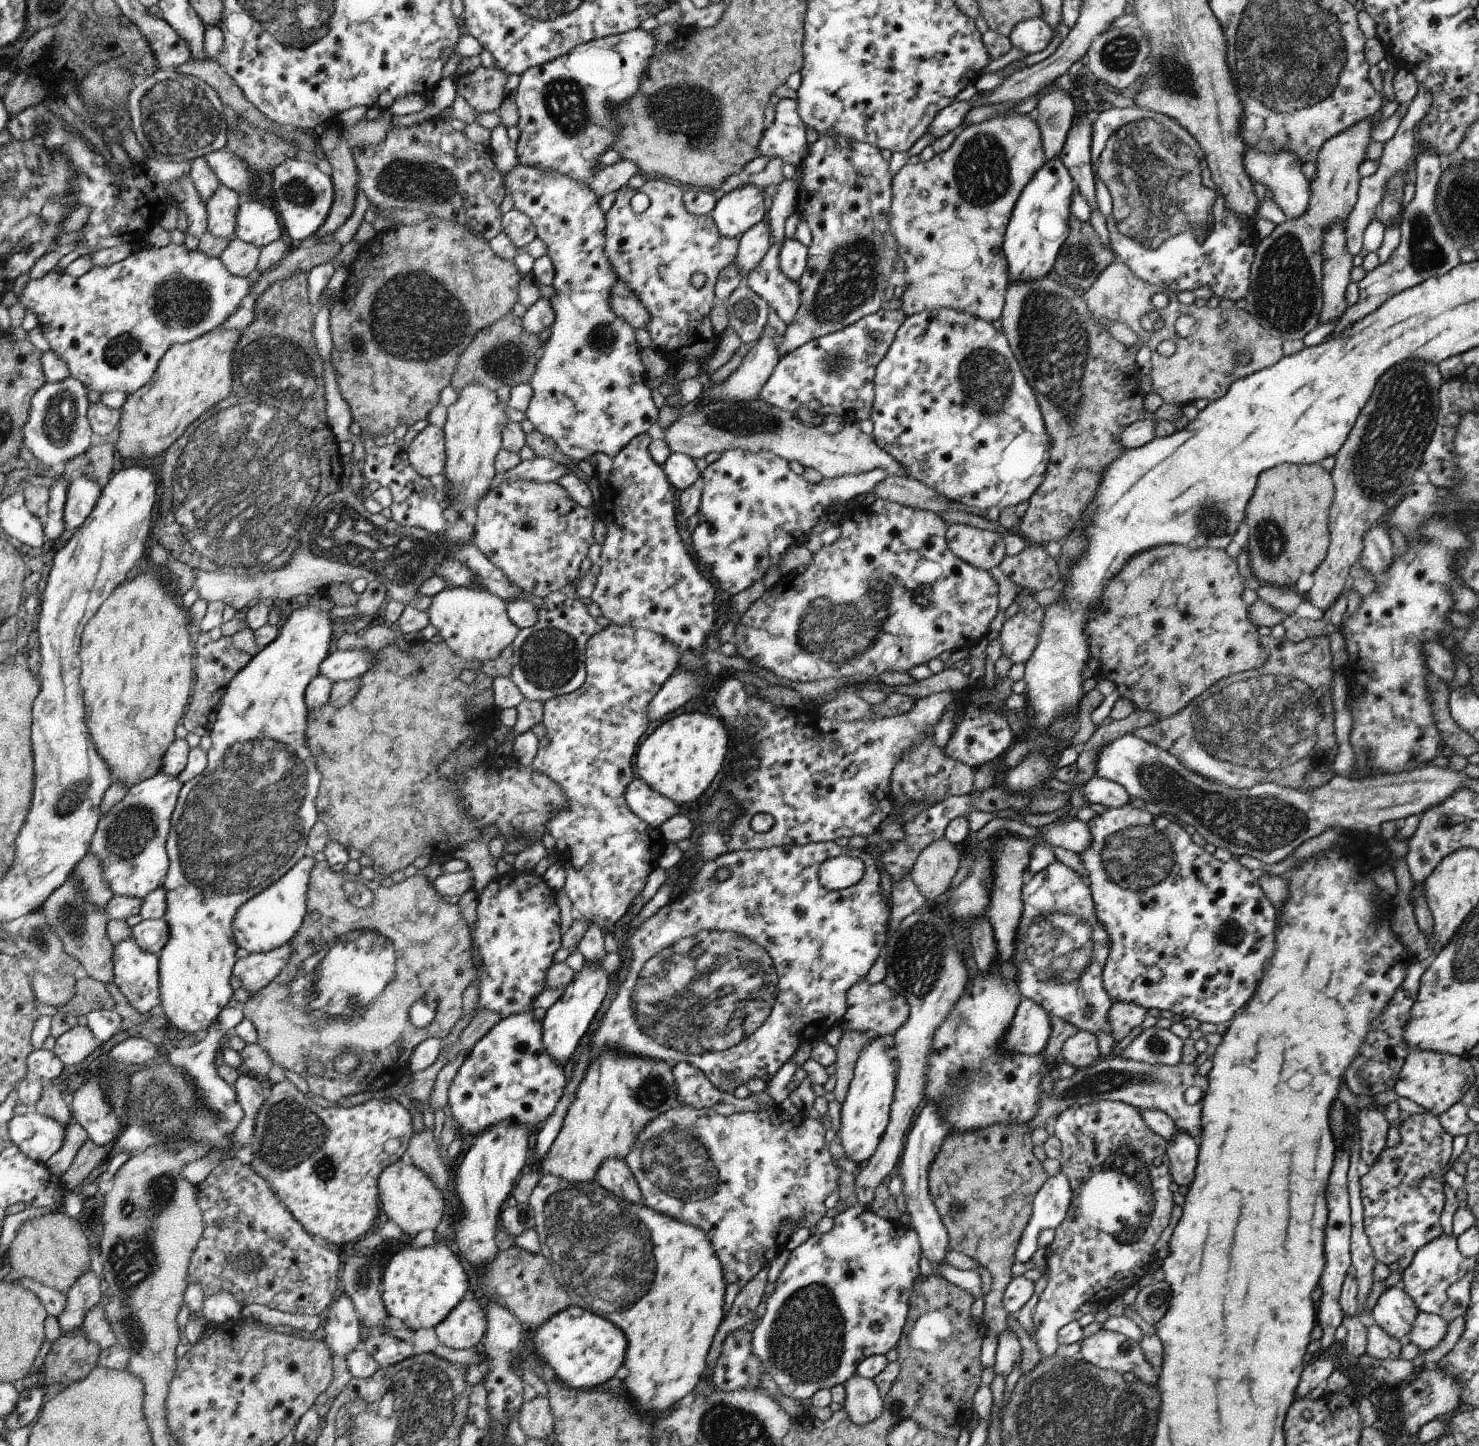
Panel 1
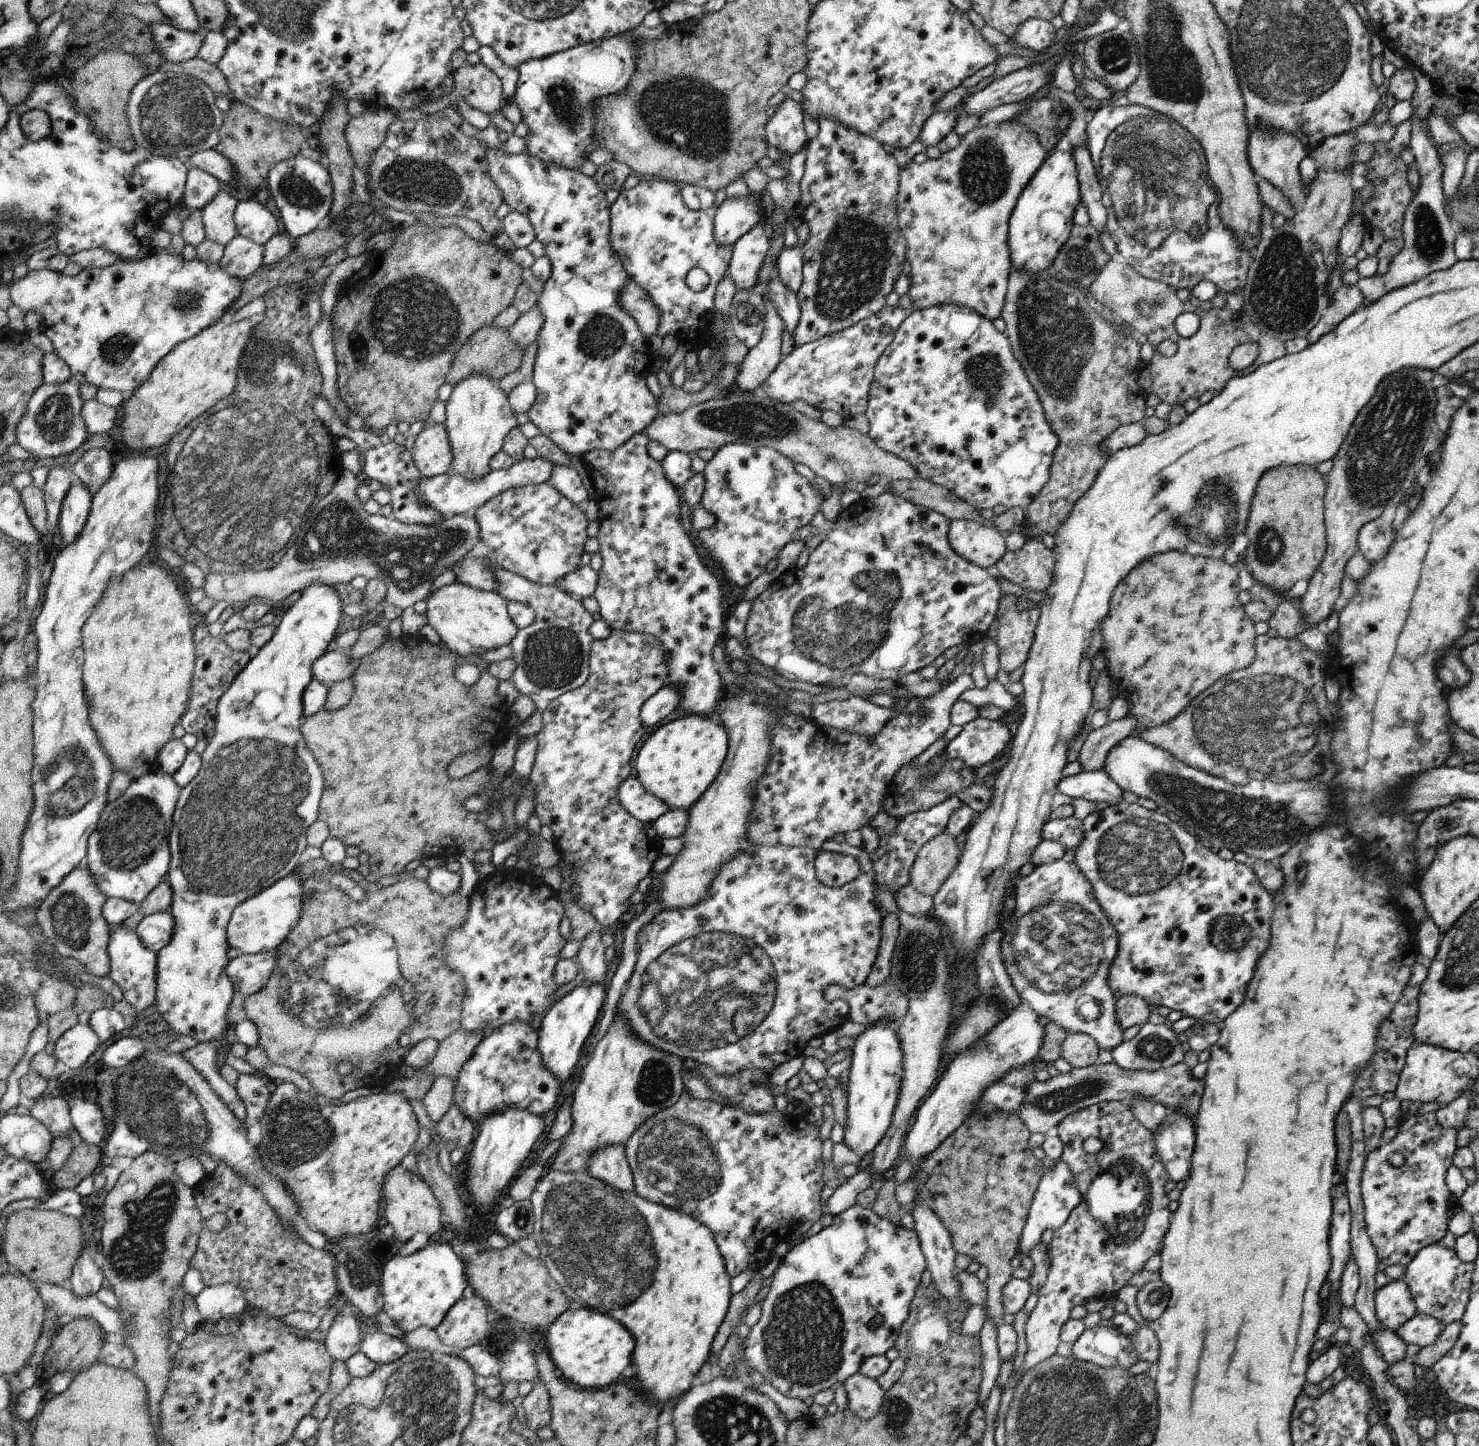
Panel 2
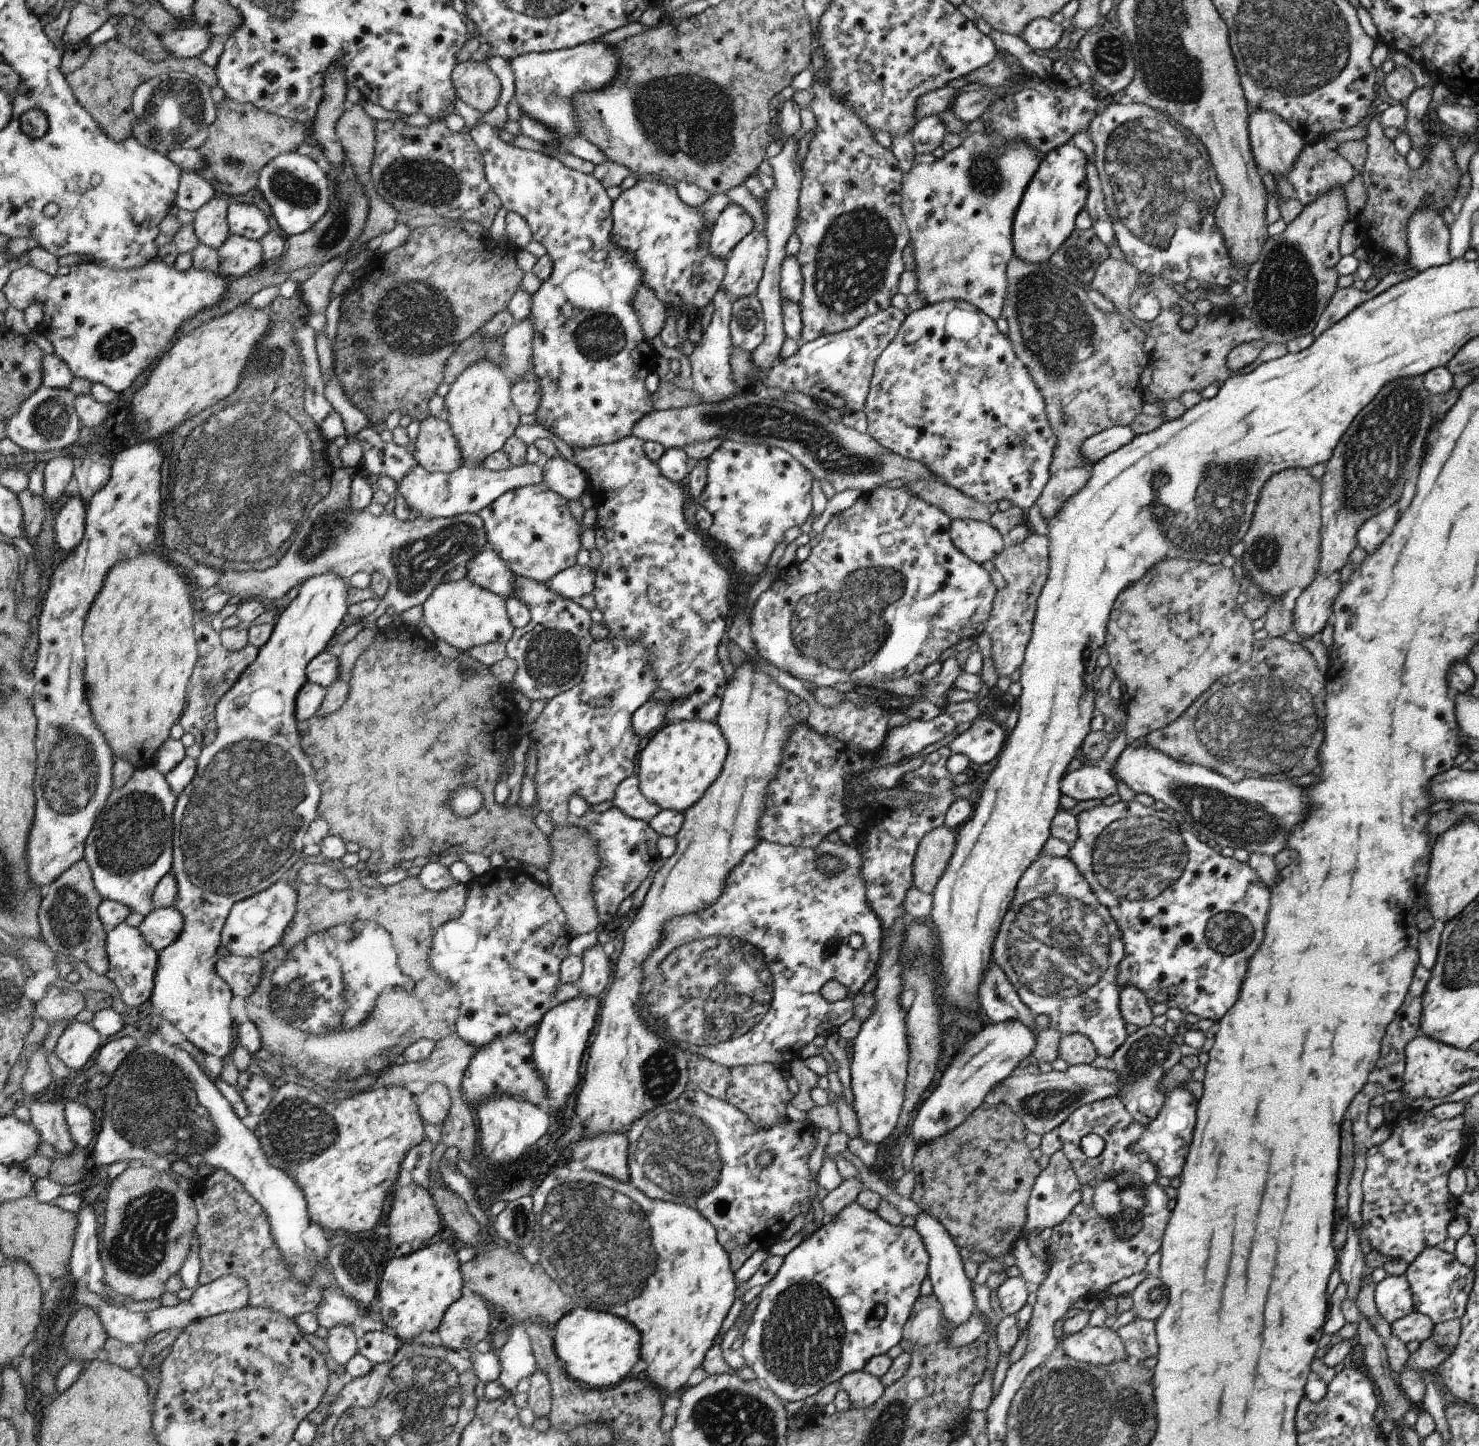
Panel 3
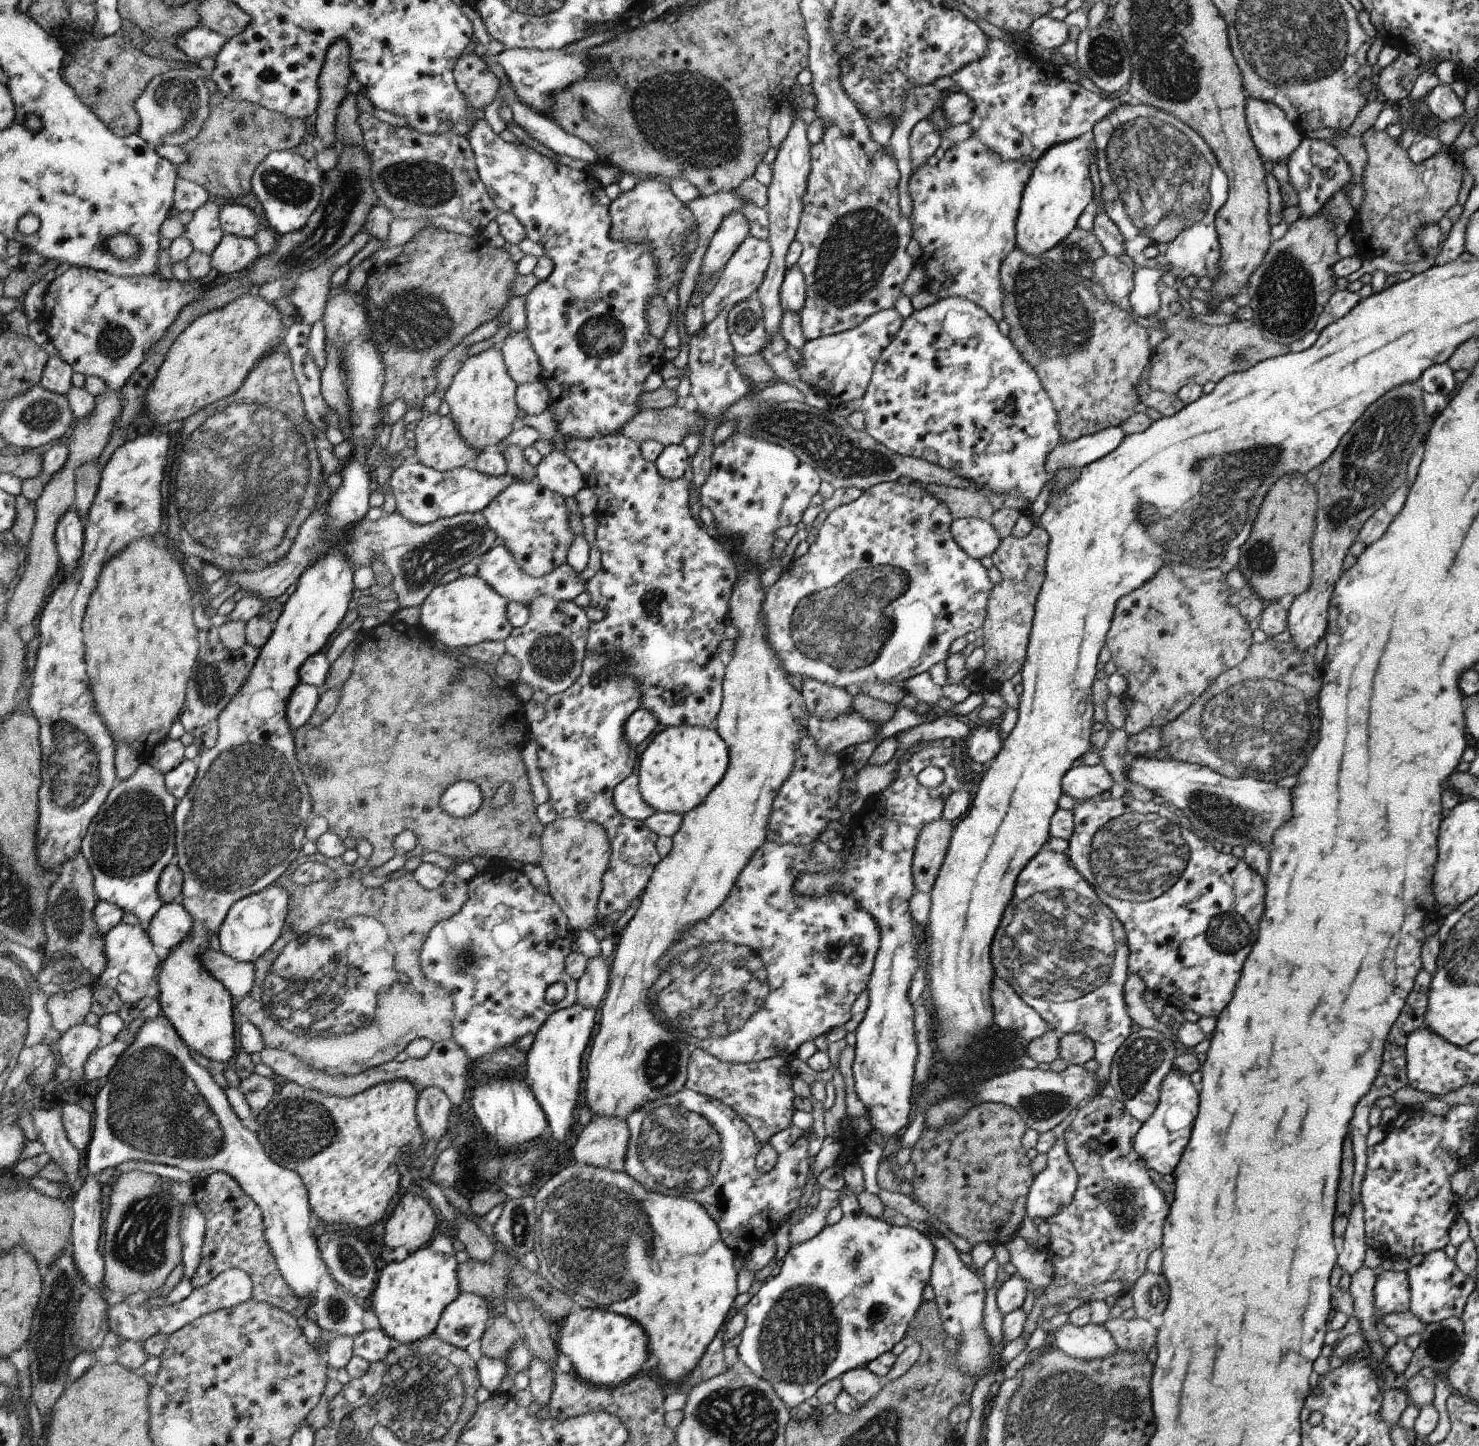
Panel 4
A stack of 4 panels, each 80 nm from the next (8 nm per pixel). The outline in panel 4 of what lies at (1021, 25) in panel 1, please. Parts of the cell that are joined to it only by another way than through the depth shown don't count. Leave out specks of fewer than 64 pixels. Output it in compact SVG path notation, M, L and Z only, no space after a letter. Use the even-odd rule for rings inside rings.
M1049 14L1042 15L1033 20L1027 32L1029 44L1042 46L1043 49L1057 49L1068 39L1069 26L1064 21L1052 18Z

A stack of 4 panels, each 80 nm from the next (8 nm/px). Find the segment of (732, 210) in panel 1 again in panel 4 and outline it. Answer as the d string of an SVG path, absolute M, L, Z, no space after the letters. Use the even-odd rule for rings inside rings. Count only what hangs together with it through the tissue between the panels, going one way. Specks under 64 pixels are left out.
M734 211L724 216L712 236L701 264L702 284L707 283L714 273L720 272L728 264L730 257L749 236L748 230L750 230L750 225L742 211Z

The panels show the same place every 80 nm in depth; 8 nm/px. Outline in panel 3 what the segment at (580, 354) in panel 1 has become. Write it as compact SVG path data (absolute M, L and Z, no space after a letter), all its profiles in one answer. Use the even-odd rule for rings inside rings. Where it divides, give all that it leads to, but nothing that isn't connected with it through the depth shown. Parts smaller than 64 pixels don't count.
M480 123L472 128L472 135L478 148L483 152L483 158L486 161L486 174L488 181L502 199L503 207L506 210L514 211L523 216L526 222L530 225L533 240L541 242L547 250L548 256L552 259L552 272L550 276L541 284L538 291L531 296L531 314L533 320L534 336L533 336L533 369L537 376L538 384L540 385L541 397L538 408L535 412L537 422L544 428L547 428L554 436L558 436L560 440L564 440L570 448L588 449L600 445L613 445L615 442L622 441L626 437L633 434L635 426L642 418L654 412L653 398L650 396L642 396L642 388L644 388L644 378L654 372L654 364L656 360L644 360L648 356L654 354L654 348L646 342L646 337L642 334L641 319L634 310L632 299L635 297L637 290L642 286L642 271L638 268L634 254L624 250L622 247L617 247L612 241L613 230L613 201L606 194L606 188L593 175L587 175L566 167L556 157L551 157L540 151L525 151L513 147L512 144L504 143L496 132L494 126L488 123Z

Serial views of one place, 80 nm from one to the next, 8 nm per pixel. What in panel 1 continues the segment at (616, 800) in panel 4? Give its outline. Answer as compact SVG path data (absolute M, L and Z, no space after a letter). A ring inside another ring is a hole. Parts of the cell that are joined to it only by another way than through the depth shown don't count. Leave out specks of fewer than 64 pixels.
M640 778L629 784L625 798L634 814L644 819L651 827L658 828L664 821L680 812L680 806L676 802L658 794Z

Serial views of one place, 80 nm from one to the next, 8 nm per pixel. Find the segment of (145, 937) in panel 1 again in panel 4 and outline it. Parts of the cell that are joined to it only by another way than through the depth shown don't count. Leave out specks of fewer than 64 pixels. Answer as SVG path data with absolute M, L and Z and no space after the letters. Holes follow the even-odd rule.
M177 901L163 904L145 931L156 950L167 953L187 937L192 925L191 914Z

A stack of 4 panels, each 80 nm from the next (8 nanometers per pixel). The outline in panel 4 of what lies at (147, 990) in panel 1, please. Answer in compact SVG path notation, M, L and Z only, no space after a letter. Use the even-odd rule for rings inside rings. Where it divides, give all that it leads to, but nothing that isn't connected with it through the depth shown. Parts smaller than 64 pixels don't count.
M118 923L103 936L103 939L107 965L106 970L99 976L100 984L97 986L115 990L119 994L122 1006L146 997L144 986L156 976L162 961L159 951L152 944L146 931L139 925Z

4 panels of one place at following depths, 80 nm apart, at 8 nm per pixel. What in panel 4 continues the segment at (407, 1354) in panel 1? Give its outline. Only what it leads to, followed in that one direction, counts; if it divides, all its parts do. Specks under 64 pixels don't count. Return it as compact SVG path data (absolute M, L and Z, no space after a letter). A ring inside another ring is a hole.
M382 1329L362 1331L353 1337L353 1354L369 1363L375 1363L387 1357L387 1354L400 1344L394 1337Z

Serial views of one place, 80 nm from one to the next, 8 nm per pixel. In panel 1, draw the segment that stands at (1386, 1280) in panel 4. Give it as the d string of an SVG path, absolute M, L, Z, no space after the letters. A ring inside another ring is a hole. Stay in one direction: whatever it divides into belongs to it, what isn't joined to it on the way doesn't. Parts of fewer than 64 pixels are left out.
M1394 1286L1387 1288L1378 1298L1370 1321L1382 1327L1388 1336L1399 1340L1400 1344L1404 1345L1408 1344L1407 1337L1411 1333L1419 1311L1406 1291Z

